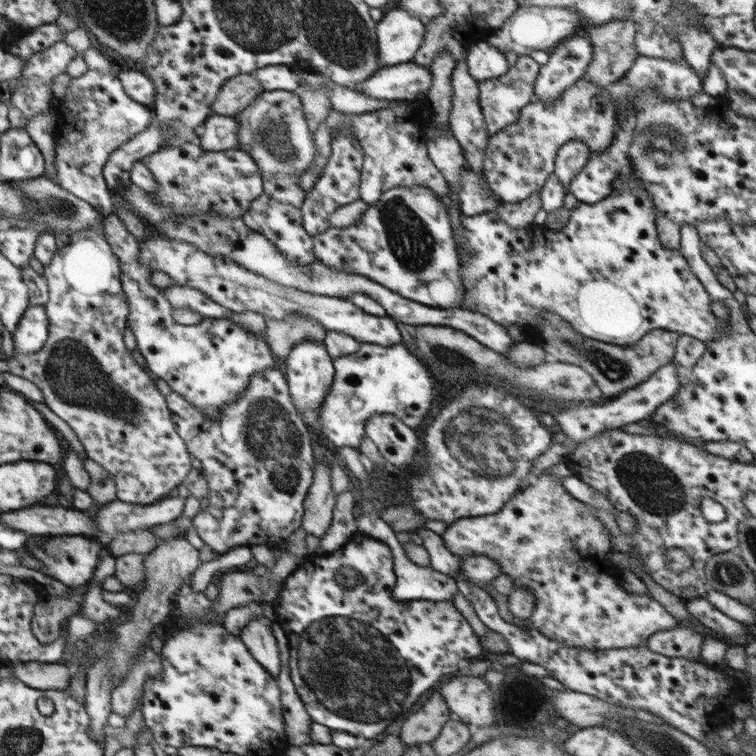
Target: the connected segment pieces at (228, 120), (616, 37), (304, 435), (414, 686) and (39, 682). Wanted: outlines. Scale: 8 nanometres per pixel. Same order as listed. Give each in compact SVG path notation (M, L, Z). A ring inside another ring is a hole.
M211 115L202 124L197 143L206 151L226 151L237 147L238 122L234 117Z
M620 19L586 29L590 45L592 45L592 62L586 66L586 72L584 72L582 79L588 79L588 81L604 88L607 88L610 83L620 80L639 57L634 44L635 28L634 20Z
M281 365L255 375L247 392L236 402L223 407L221 418L216 421L208 419L198 408L191 406L188 400L182 399L173 391L165 398L178 433L187 442L188 450L200 460L201 472L207 481L207 498L210 503L192 518L192 526L205 544L212 546L216 552L225 553L228 548L244 546L244 538L250 540L250 547L252 544L260 544L260 528L268 540L276 542L286 540L301 527L303 504L313 482L316 460L308 426L294 407Z
M360 532L352 536L348 542L340 549L330 554L316 554L305 559L301 565L284 580L278 591L278 597L274 602L274 612L276 612L276 620L274 622L279 625L289 640L290 661L288 668L294 686L305 706L306 712L310 715L313 722L328 726L333 731L346 731L356 735L363 736L366 739L374 739L378 734L383 733L391 721L399 717L407 716L408 710L416 704L416 701L424 692L428 692L442 676L446 674L457 674L461 670L465 660L478 656L482 652L482 645L479 638L474 634L474 630L466 621L466 618L460 614L460 610L453 604L453 600L442 600L442 602L434 602L431 600L404 600L397 601L392 597L392 590L397 583L397 576L393 568L393 554L387 544L384 544L378 537L369 537ZM338 568L354 568L364 576L364 584L360 587L342 587L336 583L336 572Z
M15 662L14 676L36 690L62 690L69 686L72 668L60 662Z

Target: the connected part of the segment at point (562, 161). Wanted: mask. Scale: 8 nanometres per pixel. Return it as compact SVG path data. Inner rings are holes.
M568 140L556 154L554 174L562 182L567 193L570 193L570 182L584 168L593 152L579 140Z

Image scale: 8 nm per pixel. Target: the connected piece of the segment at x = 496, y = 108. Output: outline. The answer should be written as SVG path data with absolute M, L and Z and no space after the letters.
M522 55L518 57L516 64L509 68L506 76L479 82L478 100L486 129L488 129L488 136L492 136L509 124L520 120L520 111L533 99L534 82L536 82L541 66L530 55Z

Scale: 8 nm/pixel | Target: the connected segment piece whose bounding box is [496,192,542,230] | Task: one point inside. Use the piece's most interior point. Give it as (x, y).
(517, 215)

